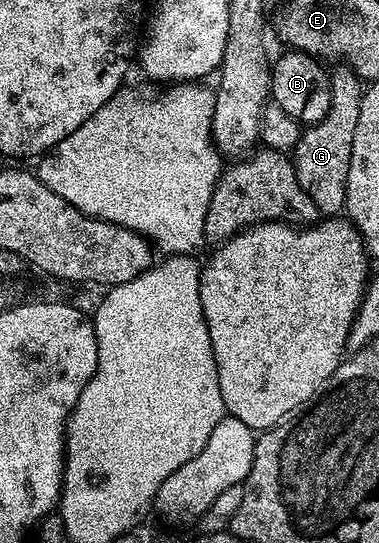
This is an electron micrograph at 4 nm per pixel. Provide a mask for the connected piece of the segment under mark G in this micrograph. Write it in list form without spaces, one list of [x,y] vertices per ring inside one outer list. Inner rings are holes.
[[[341,64],[337,71],[329,74],[329,91],[331,102],[327,108],[327,116],[323,120],[306,125],[301,132],[296,146],[291,151],[291,161],[295,168],[295,176],[299,176],[299,184],[303,184],[303,192],[311,196],[318,211],[325,216],[337,216],[345,209],[345,193],[347,192],[347,168],[351,168],[351,144],[355,144],[355,124],[359,124],[359,108],[363,93],[362,79],[350,66]]]

